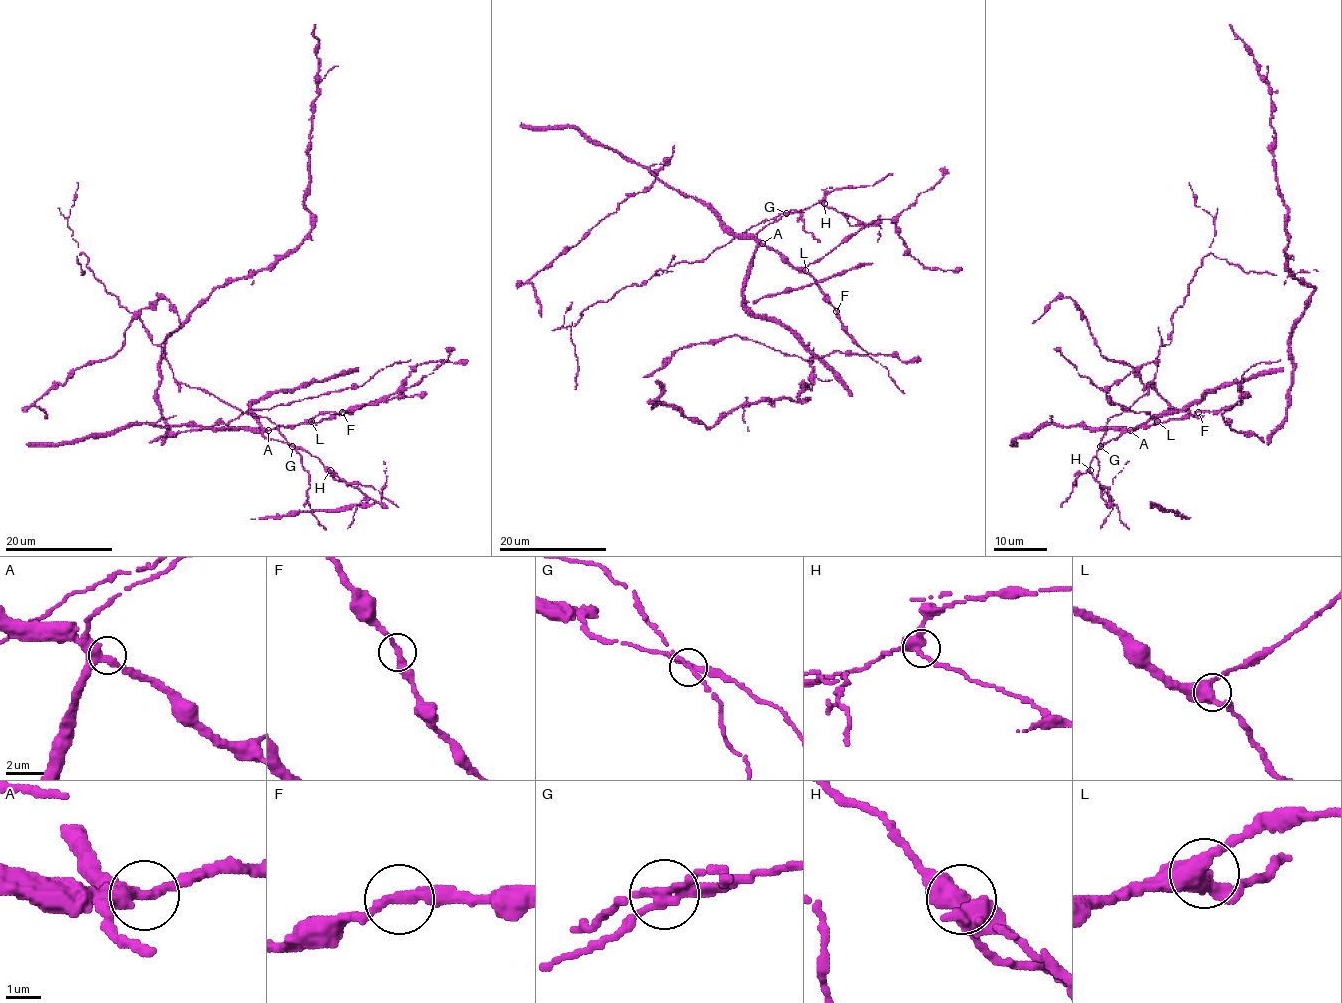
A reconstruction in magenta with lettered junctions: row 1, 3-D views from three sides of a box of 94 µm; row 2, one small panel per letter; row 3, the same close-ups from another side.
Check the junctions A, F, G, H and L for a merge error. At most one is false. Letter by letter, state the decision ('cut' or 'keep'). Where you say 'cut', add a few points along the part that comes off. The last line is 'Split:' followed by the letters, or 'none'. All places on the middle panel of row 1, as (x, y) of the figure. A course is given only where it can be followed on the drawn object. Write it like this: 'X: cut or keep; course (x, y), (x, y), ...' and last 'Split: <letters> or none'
A: keep
F: keep
G: cut; course (786, 214), (705, 259), (619, 290), (561, 327), (571, 302)
H: keep
L: keep
Split: G

